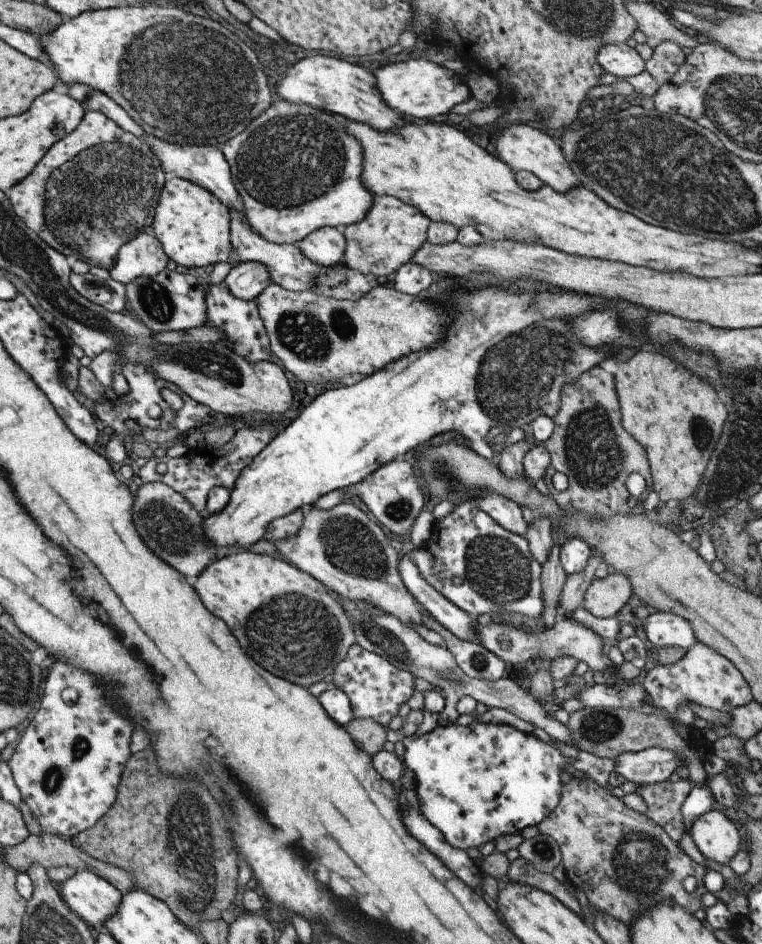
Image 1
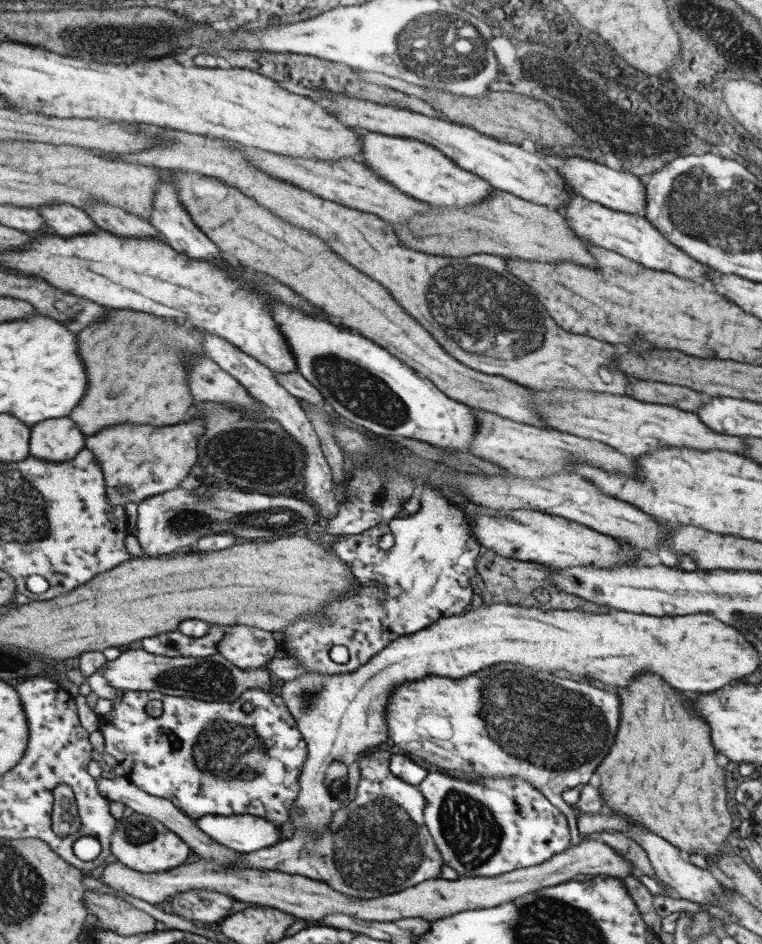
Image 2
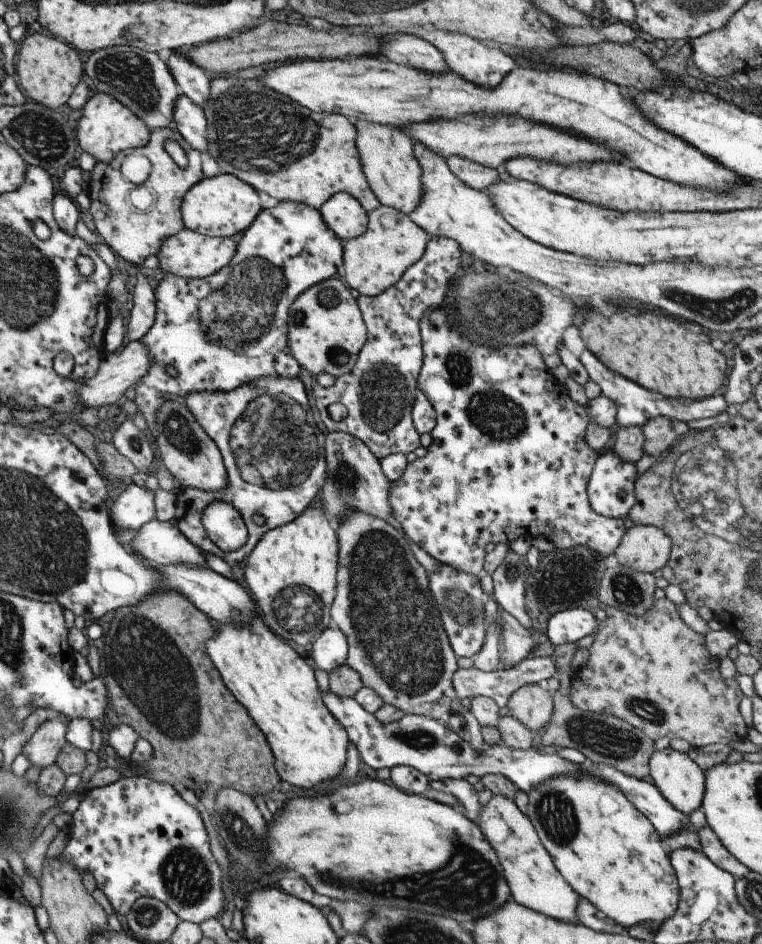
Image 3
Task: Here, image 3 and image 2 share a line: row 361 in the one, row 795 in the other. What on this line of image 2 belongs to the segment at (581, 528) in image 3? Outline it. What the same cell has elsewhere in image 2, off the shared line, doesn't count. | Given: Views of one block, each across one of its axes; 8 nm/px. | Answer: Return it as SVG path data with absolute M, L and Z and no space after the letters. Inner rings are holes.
M431 770L417 786L425 799L424 820L436 843L444 864L458 871L462 877L496 876L519 868L533 867L564 852L575 841L574 827L528 780L522 778L482 778L478 782L464 782Z

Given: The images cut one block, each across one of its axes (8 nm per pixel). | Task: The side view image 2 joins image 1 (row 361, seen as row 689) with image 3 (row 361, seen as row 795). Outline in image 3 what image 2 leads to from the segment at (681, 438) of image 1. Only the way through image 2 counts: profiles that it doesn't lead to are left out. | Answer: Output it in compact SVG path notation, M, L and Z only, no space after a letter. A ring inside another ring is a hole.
M594 308L585 309L584 316L577 322L580 337L586 349L611 372L668 398L701 400L719 394L728 374L728 364L726 357L713 348L710 336L682 330L674 326L674 322L666 322L664 316L652 312L634 316L620 310L606 318L592 310Z

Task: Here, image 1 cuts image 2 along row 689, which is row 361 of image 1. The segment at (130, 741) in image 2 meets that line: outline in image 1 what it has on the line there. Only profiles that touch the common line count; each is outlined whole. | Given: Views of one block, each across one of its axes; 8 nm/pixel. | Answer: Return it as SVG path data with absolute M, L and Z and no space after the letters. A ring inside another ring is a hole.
M224 282L220 284L206 284L206 304L208 311L206 312L206 325L210 328L218 328L226 334L223 344L228 346L230 350L239 353L244 360L248 362L266 362L270 359L271 345L262 324L262 318L258 314L258 306L253 300L246 301L234 298L234 294L230 294L228 286L224 286Z

